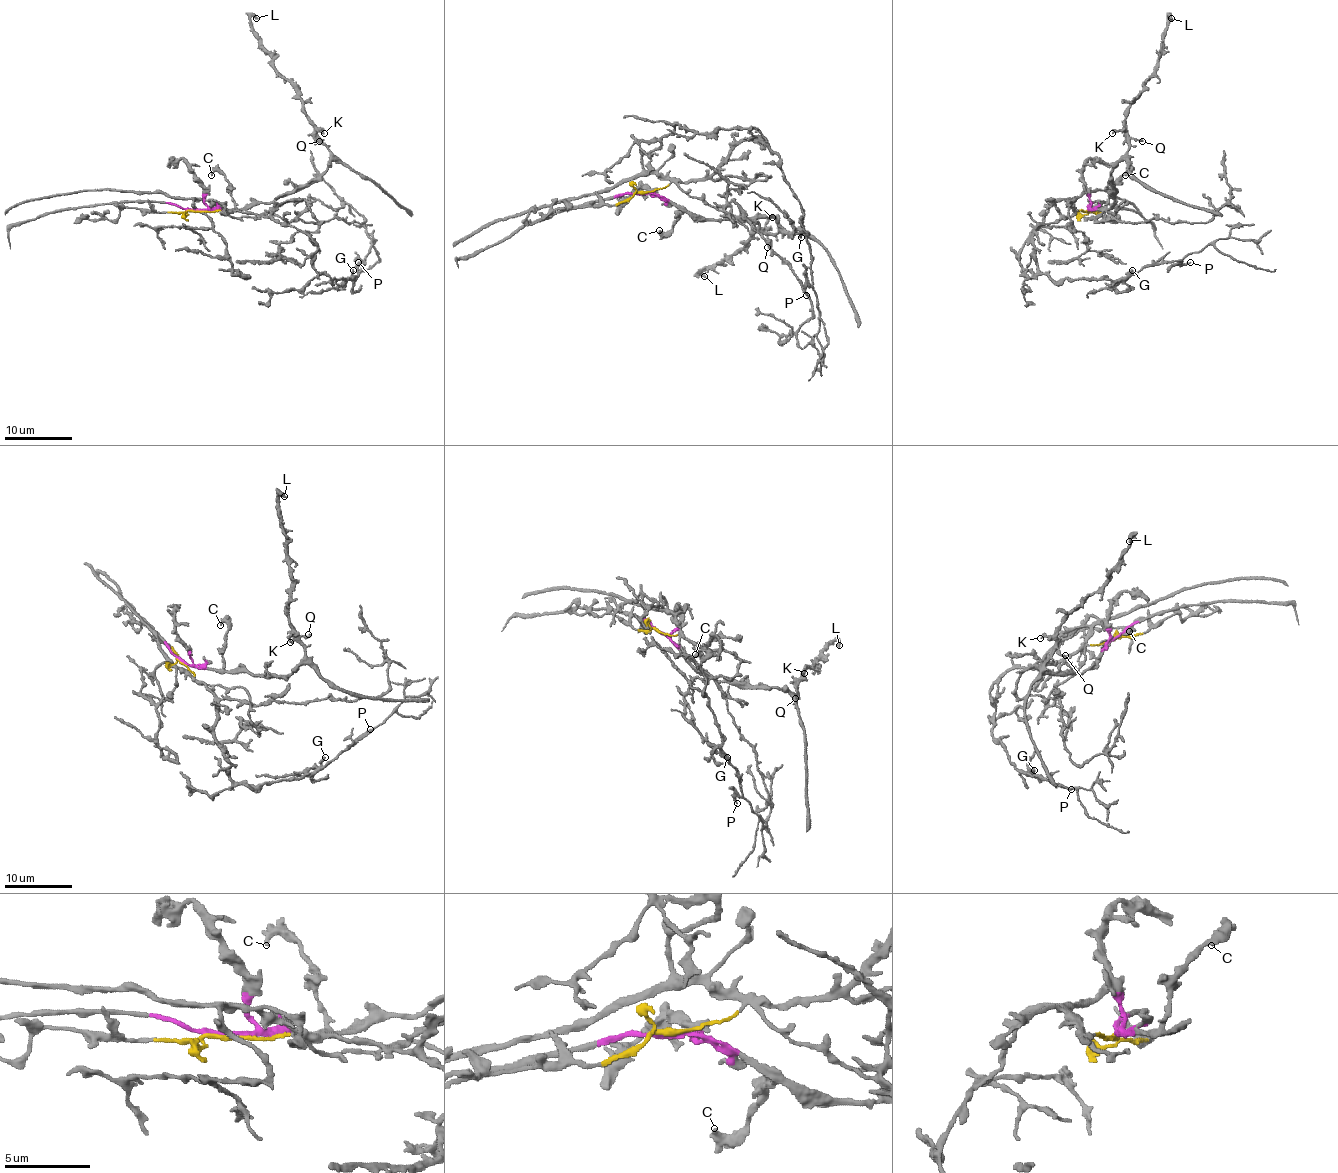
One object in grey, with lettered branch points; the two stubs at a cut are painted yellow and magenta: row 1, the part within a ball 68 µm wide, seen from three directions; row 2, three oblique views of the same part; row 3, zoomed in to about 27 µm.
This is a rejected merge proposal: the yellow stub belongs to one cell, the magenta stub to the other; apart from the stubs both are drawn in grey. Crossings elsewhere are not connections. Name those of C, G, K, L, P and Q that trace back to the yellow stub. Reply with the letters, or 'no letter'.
G, P

